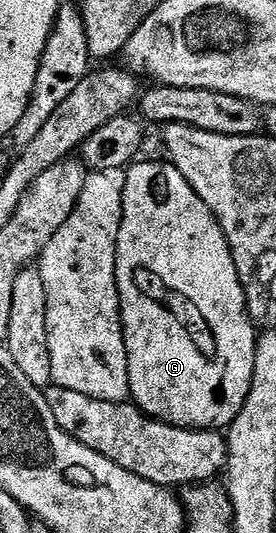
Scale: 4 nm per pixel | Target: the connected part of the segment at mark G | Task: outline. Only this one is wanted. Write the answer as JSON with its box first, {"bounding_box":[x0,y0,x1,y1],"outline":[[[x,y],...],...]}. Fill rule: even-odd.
{"bounding_box":[117,160,259,431],"outline":[[[143,160],[129,165],[123,177],[125,182],[123,219],[117,240],[117,290],[121,300],[121,326],[125,332],[125,346],[129,360],[129,396],[132,404],[156,421],[166,421],[168,425],[180,429],[225,431],[239,415],[239,411],[243,411],[243,403],[247,403],[247,395],[251,391],[251,383],[255,375],[259,329],[253,318],[249,316],[245,292],[239,283],[239,271],[235,271],[235,259],[231,255],[229,244],[219,223],[213,218],[213,212],[205,206],[203,199],[199,199],[191,183],[183,179],[183,175],[173,164],[166,163],[164,160],[163,162]]]}

